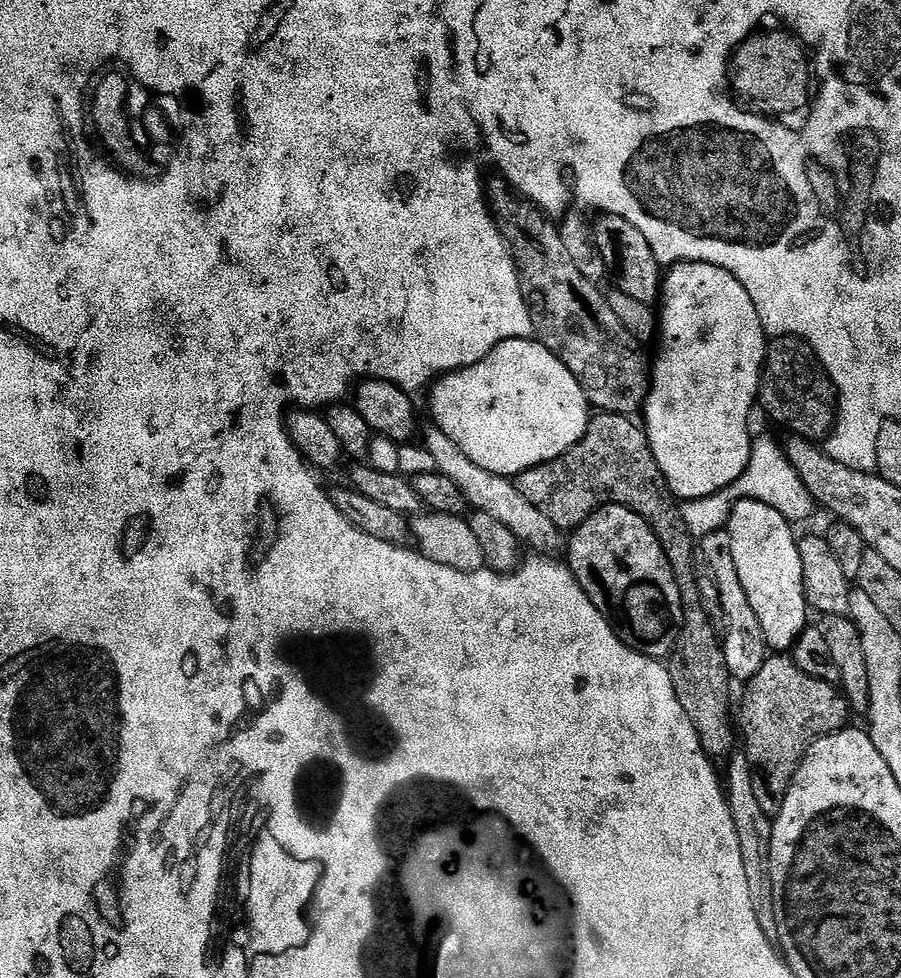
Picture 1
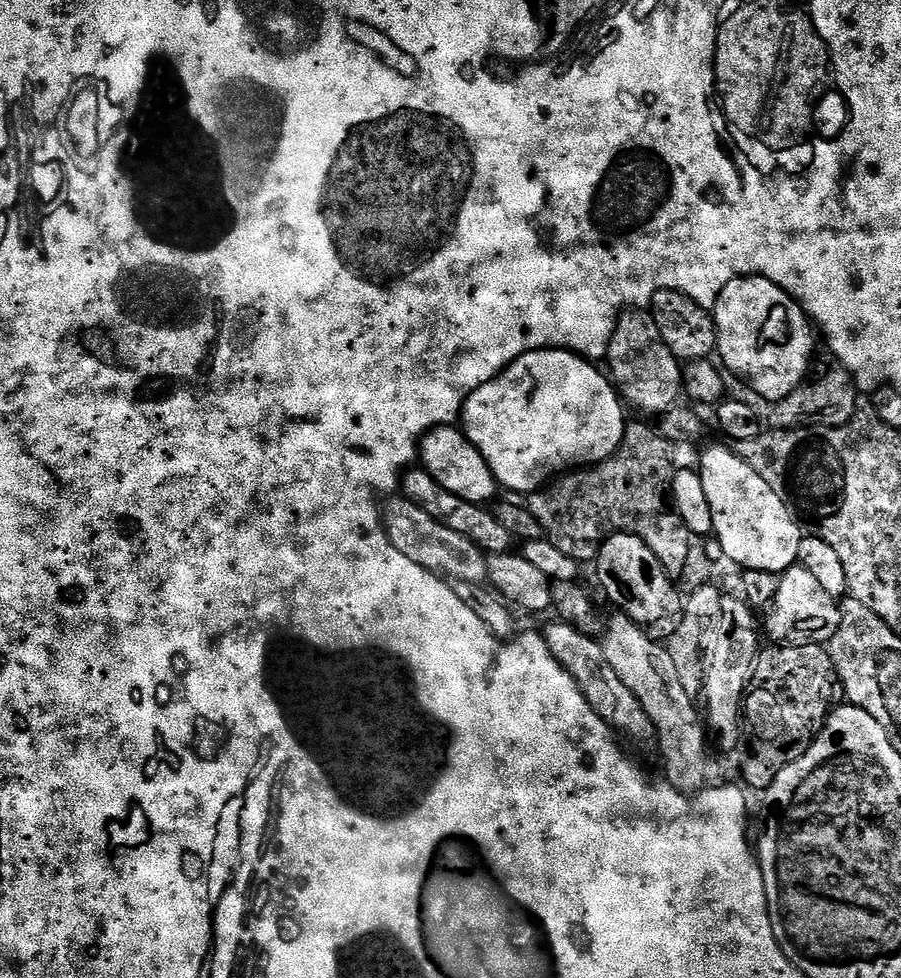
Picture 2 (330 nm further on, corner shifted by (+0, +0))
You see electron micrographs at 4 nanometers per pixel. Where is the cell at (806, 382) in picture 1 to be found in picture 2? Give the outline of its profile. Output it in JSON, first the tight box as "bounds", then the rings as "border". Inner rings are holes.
{"bounds":[771,358,858,429],"border":[[[834,358],[827,359],[817,359],[802,383],[789,396],[771,405],[773,429],[837,428],[850,422],[851,416],[856,412],[858,389],[846,366]]]}

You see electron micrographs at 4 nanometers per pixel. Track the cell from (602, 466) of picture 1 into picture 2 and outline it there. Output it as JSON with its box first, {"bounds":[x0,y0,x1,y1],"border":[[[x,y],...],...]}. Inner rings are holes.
{"bounds":[526,423,694,578],"border":[[[629,423],[624,429],[624,437],[618,450],[601,464],[594,464],[587,468],[573,470],[559,478],[553,479],[547,486],[531,493],[527,497],[526,506],[534,518],[538,518],[538,526],[542,526],[545,537],[562,554],[570,554],[570,558],[581,562],[595,561],[600,547],[617,532],[625,532],[631,536],[642,538],[646,546],[662,562],[666,574],[679,578],[692,556],[694,537],[686,522],[676,509],[672,501],[672,487],[678,471],[676,465],[677,445],[660,436],[655,427],[648,424]]]}

